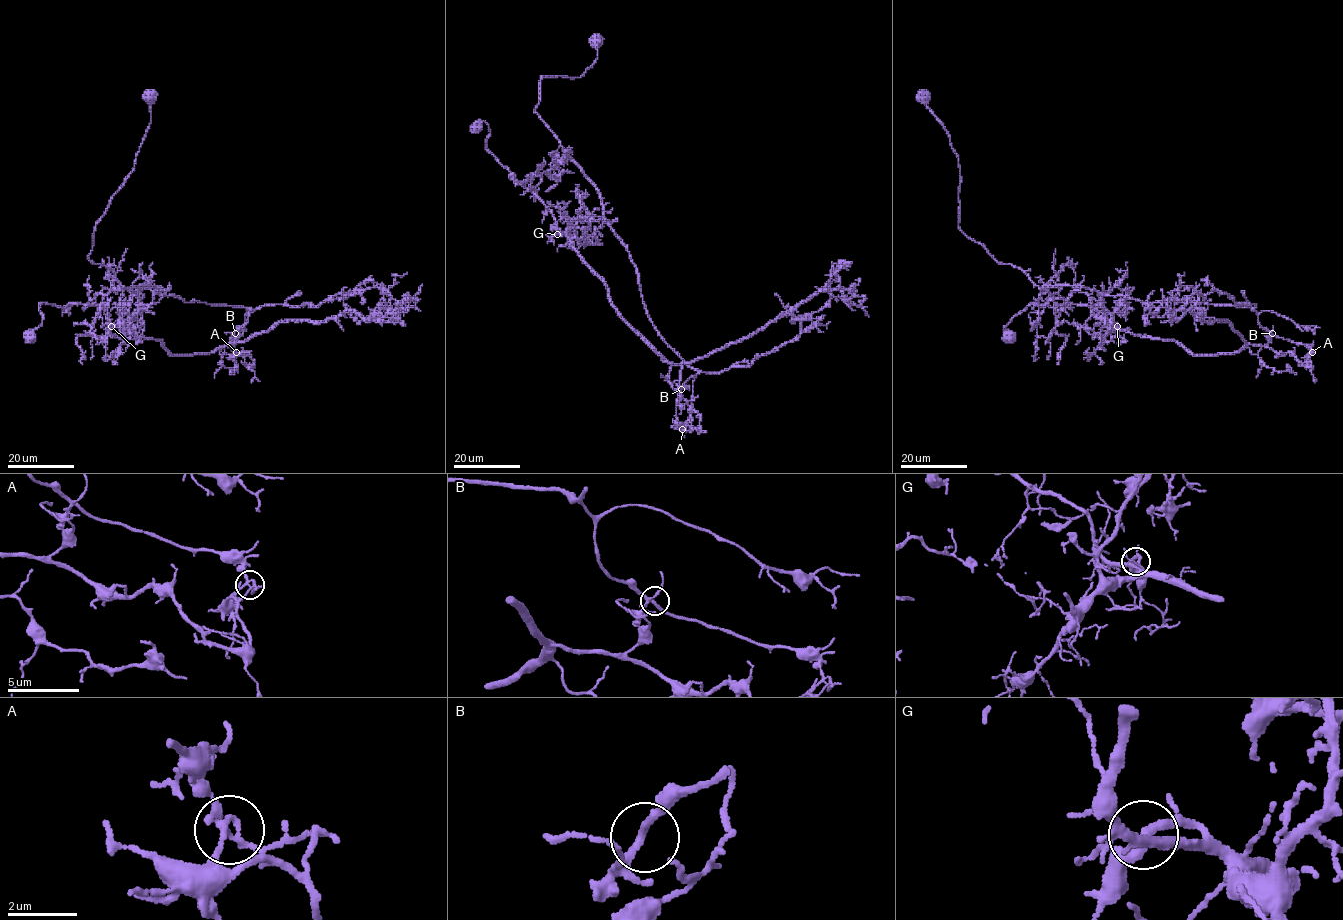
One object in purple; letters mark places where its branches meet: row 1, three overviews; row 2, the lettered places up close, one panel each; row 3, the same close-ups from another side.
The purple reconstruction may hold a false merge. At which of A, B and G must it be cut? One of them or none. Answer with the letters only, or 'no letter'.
A

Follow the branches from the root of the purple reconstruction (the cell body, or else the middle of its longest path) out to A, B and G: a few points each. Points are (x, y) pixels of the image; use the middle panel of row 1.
A: (475, 128), (481, 121), (489, 126), (485, 147), (548, 208), (618, 313), (681, 366), (676, 419), (682, 429)
B: (475, 128), (481, 121), (489, 126), (485, 147), (548, 208), (618, 313), (681, 366), (681, 389)
G: (475, 128), (481, 121), (489, 126), (485, 147), (548, 208), (559, 231), (557, 234)

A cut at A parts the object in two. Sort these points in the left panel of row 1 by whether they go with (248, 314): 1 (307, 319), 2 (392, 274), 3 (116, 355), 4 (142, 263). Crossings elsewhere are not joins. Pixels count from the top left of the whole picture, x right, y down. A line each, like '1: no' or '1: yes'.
1: no
2: no
3: no
4: no

